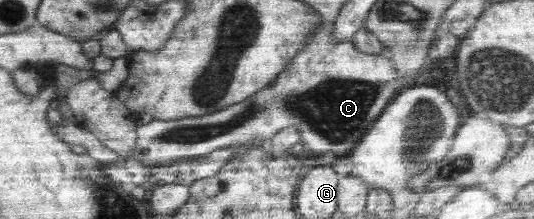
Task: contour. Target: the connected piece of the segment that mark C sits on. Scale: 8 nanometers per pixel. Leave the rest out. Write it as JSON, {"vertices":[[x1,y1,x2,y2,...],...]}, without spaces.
{"vertices":[[323,25,314,40,305,45,284,67,283,72,269,85,255,95,246,98,226,109,200,117,185,117,175,120,153,119,138,128,135,142,135,158,143,165,169,166,173,162,203,157,215,153,215,150,233,146,237,152,255,149,261,142,274,138,282,130,291,126,299,130,301,144,308,148,306,154,329,154,333,158,342,158,351,153,370,130,374,122,382,116,383,110,397,95,395,78,399,77,393,60,384,54,367,54,360,51,353,39,337,43,331,37,333,25]]}

